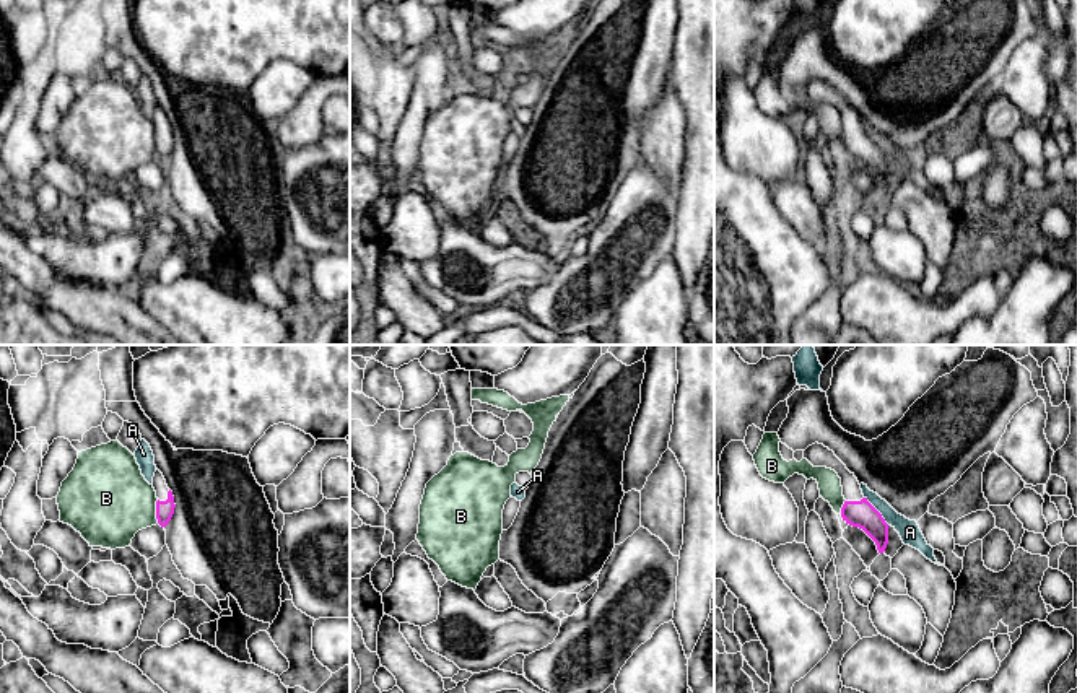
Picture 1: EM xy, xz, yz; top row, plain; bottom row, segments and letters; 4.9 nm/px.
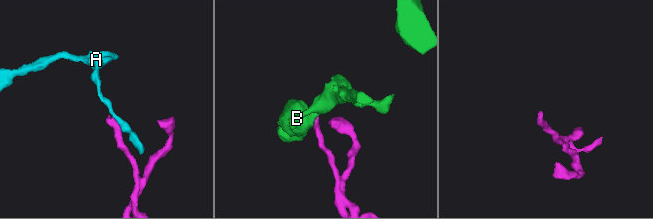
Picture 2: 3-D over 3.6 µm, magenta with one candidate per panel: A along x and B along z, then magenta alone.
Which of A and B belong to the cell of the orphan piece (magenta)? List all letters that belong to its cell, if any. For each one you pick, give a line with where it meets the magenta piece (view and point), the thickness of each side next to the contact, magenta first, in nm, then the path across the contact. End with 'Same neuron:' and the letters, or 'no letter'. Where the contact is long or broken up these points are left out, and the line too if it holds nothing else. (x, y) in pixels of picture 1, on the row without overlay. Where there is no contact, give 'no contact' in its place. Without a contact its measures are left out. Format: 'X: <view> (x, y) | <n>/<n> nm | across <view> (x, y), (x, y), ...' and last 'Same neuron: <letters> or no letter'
Same neuron: no letter

